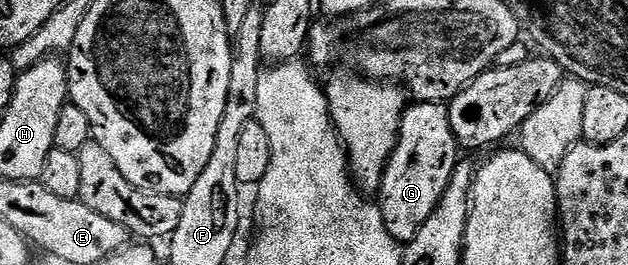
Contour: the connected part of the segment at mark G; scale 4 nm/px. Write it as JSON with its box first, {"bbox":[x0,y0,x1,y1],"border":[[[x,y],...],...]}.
{"bbox":[376,102,460,245],"border":[[[411,102],[406,108],[398,130],[398,144],[390,155],[376,205],[384,217],[388,233],[400,245],[410,243],[420,233],[424,221],[432,217],[452,173],[460,161],[460,148],[452,133],[450,108],[444,103]]]}

